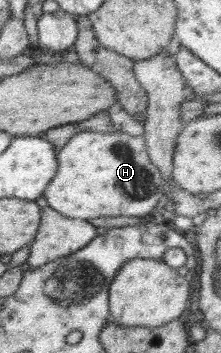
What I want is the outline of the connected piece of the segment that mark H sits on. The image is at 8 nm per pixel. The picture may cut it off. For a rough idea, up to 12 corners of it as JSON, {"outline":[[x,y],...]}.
{"outline":[[81,132],[49,207],[144,217],[166,193],[143,136]]}

